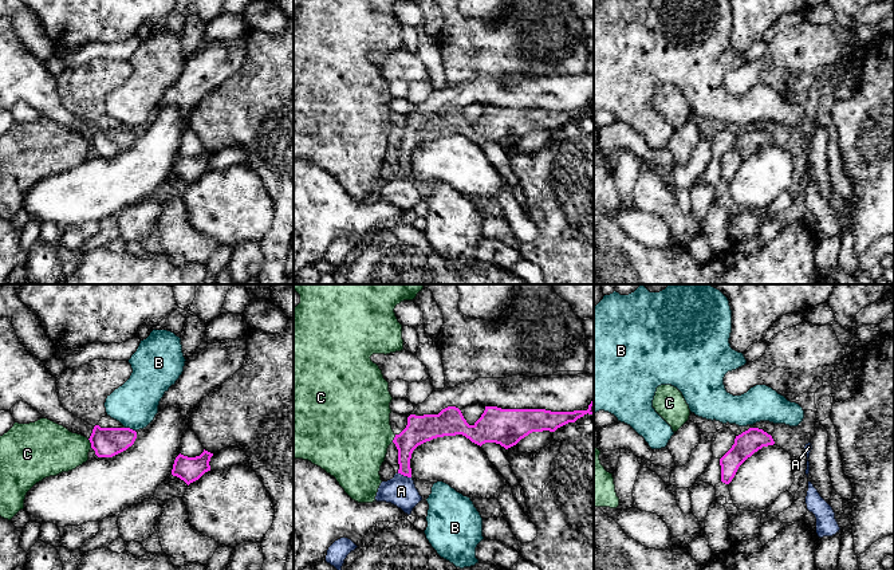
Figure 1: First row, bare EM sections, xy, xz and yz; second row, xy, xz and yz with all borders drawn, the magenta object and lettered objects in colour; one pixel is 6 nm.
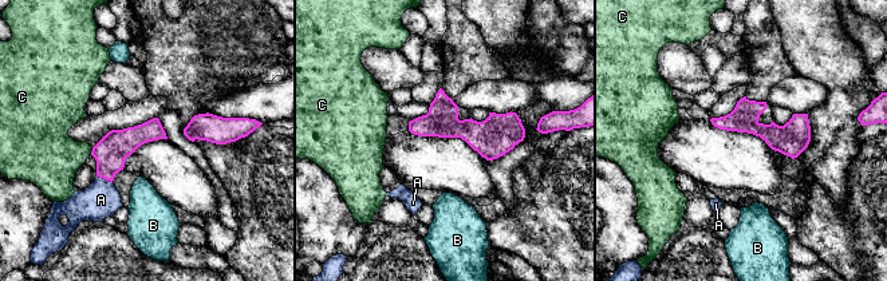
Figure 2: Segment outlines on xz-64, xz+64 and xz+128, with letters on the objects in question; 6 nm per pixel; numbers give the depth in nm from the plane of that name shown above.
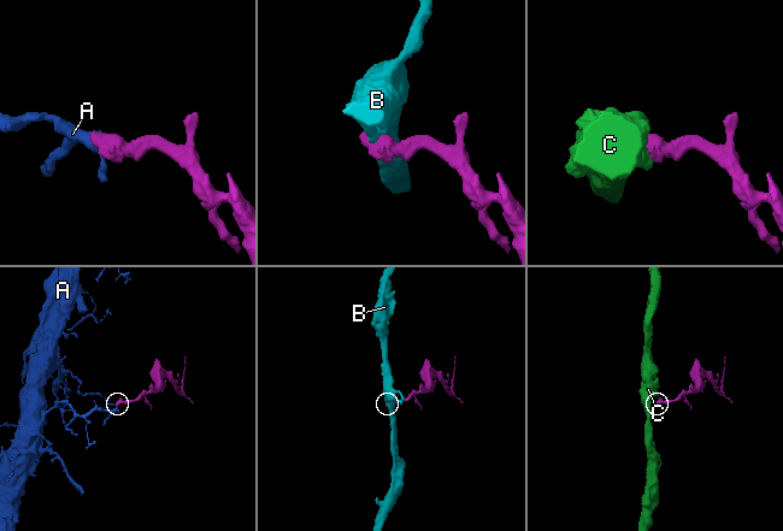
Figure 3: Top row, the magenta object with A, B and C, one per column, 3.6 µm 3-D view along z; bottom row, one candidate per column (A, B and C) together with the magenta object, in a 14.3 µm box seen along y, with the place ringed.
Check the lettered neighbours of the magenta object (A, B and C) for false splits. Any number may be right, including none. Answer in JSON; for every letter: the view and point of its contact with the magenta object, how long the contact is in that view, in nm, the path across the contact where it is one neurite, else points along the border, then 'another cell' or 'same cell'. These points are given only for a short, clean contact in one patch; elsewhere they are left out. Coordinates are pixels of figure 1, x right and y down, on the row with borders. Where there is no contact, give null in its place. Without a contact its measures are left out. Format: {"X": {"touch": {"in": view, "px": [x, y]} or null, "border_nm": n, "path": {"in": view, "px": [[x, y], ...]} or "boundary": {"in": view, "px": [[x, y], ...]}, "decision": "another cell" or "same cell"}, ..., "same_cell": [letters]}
{"A": {"touch": {"in": "xz", "px": [404, 475]}, "border_nm": 90, "path": {"in": "xz", "px": [[414, 435], [405, 444], [404, 475], [401, 491]]}, "decision": "same cell"}, "B": {"touch": {"in": "xy", "px": [129, 428]}, "border_nm": 70, "boundary": {"in": "xy", "px": [[125, 427], [134, 431]]}, "decision": "another cell"}, "C": {"touch": {"in": "xy", "px": [90, 441]}, "border_nm": 60, "boundary": {"in": "xy", "px": [[87, 439], [91, 447]]}, "decision": "another cell"}, "same_cell": ["A"]}

